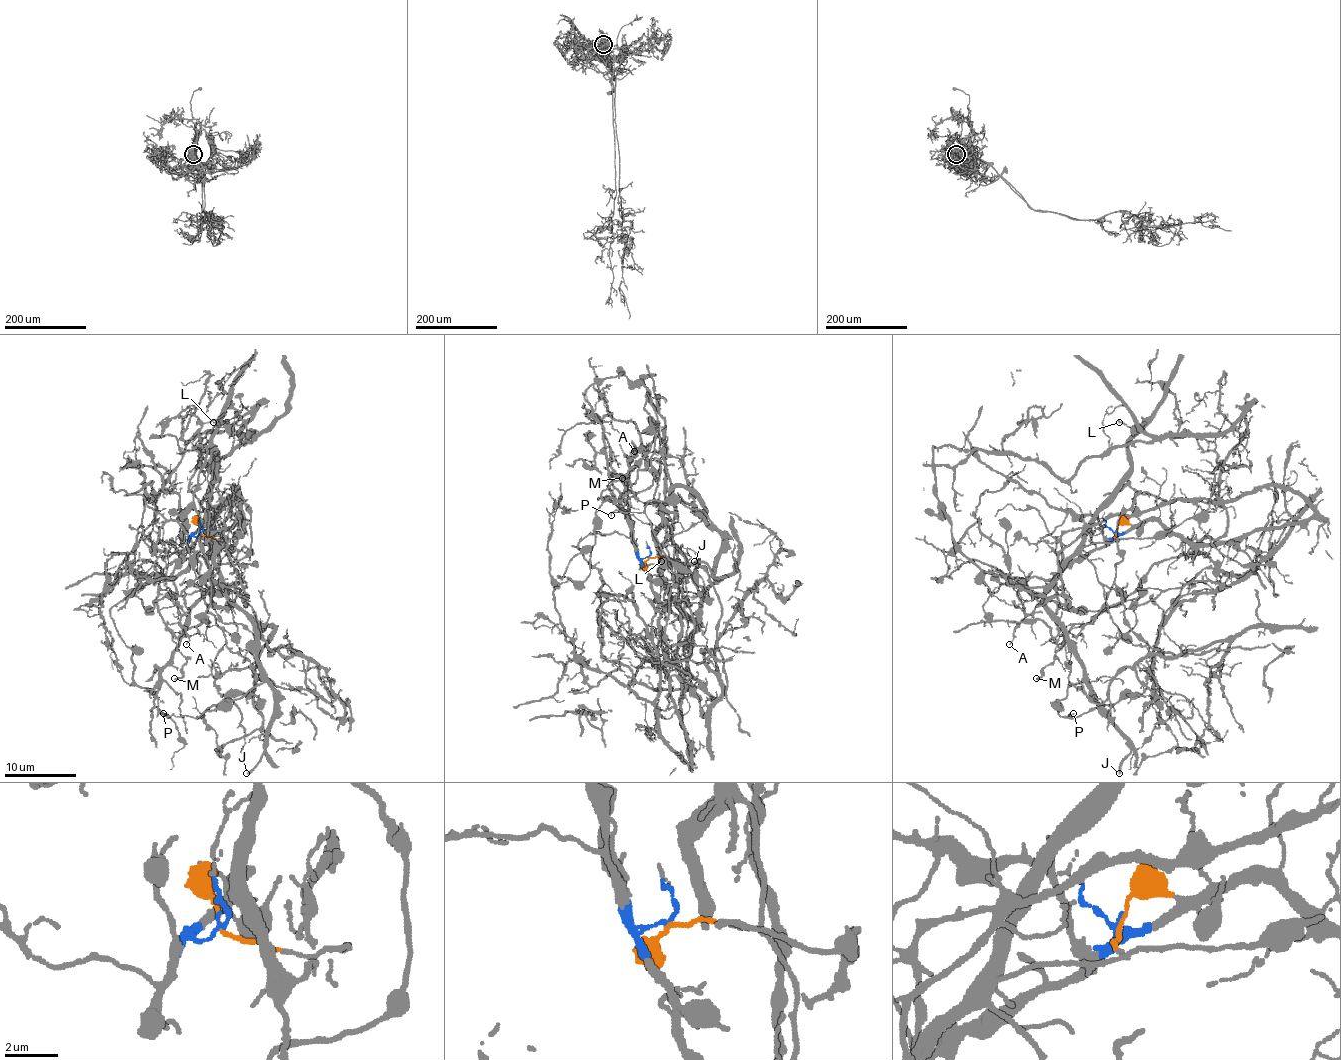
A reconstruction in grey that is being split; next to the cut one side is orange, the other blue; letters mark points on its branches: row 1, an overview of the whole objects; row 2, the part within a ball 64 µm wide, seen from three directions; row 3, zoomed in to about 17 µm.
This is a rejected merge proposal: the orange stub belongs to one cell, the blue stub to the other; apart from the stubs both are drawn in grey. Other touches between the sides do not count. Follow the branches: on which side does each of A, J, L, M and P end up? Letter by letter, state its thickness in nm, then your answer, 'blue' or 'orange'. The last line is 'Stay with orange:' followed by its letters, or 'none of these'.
A: 110 nm thick; blue
J: 200 nm thick; orange
L: 160 nm thick; orange
M: 180 nm thick; blue
P: 110 nm thick; orange
Stay with orange: J, L, P

